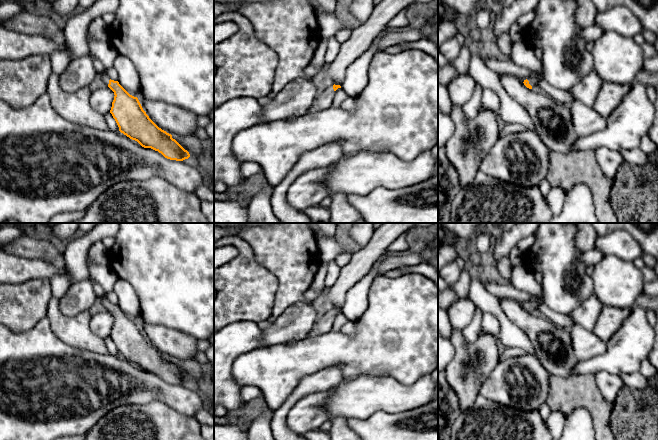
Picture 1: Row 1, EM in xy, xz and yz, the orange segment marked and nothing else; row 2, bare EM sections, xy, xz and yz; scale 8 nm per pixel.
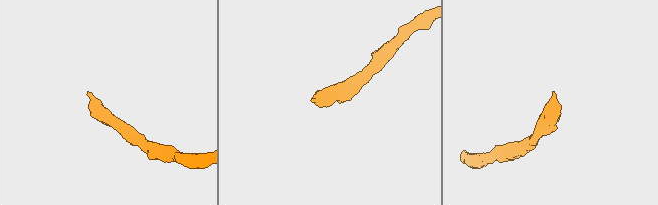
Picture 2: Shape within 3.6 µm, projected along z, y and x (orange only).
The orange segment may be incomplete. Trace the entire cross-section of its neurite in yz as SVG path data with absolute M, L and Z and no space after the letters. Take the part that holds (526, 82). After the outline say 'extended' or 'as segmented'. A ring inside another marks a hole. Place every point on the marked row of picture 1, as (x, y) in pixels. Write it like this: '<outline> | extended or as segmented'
M541 69L538 72L533 72L533 76L524 80L523 83L527 88L532 89L534 86L537 85L538 79L542 77L543 77L543 69Z | extended

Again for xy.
M106 71L103 81L114 92L110 113L115 119L119 131L144 148L151 148L165 158L183 161L190 157L172 135L159 128L143 110L137 97L130 95L118 81L111 80Z | extended

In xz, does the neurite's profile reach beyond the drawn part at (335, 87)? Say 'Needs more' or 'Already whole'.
Needs more

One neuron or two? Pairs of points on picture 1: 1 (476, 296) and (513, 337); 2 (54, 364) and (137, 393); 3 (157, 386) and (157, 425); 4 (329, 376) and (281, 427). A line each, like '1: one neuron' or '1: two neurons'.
1: one neuron
2: one neuron
3: two neurons
4: one neuron

